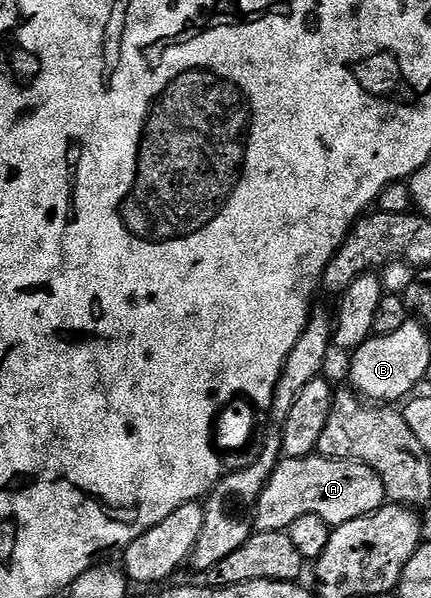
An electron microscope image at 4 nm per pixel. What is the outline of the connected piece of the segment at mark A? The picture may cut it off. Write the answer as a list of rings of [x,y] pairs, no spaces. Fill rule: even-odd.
[[[288,457],[280,460],[261,499],[255,505],[254,528],[260,533],[282,533],[301,515],[321,515],[331,526],[344,525],[383,508],[387,492],[383,480],[358,461],[332,461],[325,457]]]

